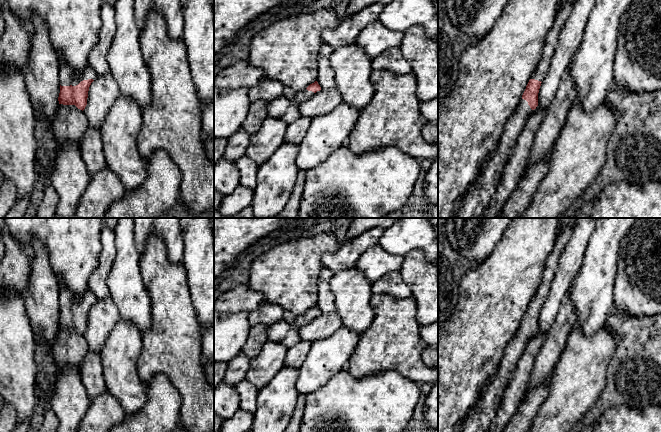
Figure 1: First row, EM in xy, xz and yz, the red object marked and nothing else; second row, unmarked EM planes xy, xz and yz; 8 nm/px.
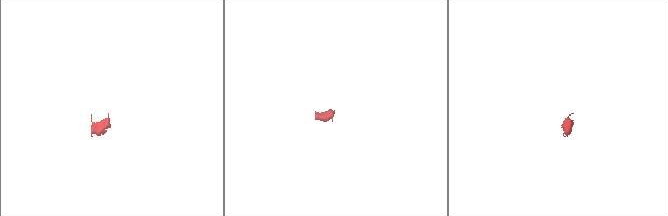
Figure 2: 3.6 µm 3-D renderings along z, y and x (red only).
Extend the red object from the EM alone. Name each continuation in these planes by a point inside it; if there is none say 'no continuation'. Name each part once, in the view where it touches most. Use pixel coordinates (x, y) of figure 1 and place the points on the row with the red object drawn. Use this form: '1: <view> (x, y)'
1: xy (65, 71)
2: yz (472, 204)

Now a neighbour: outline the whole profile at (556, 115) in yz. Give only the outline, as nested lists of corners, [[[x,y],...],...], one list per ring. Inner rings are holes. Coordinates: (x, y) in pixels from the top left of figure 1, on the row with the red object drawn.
[[[570,64],[562,76],[556,94],[546,112],[545,119],[536,132],[526,170],[531,164],[537,163],[552,150],[576,96],[577,89],[571,77]]]

